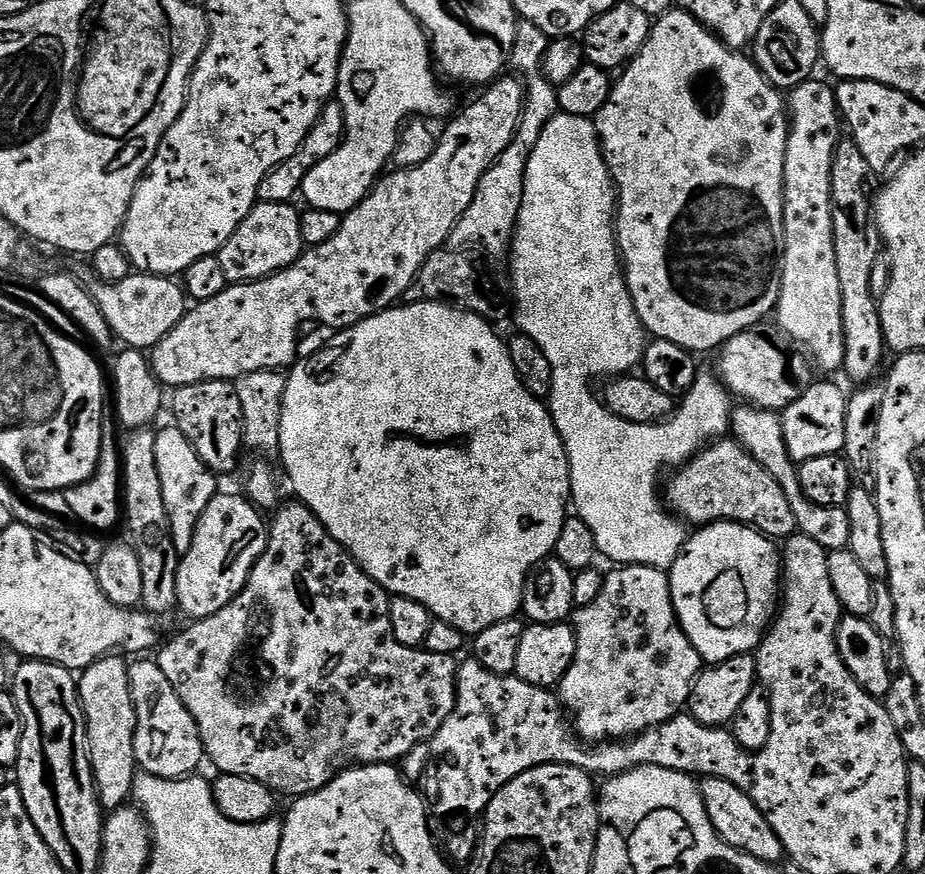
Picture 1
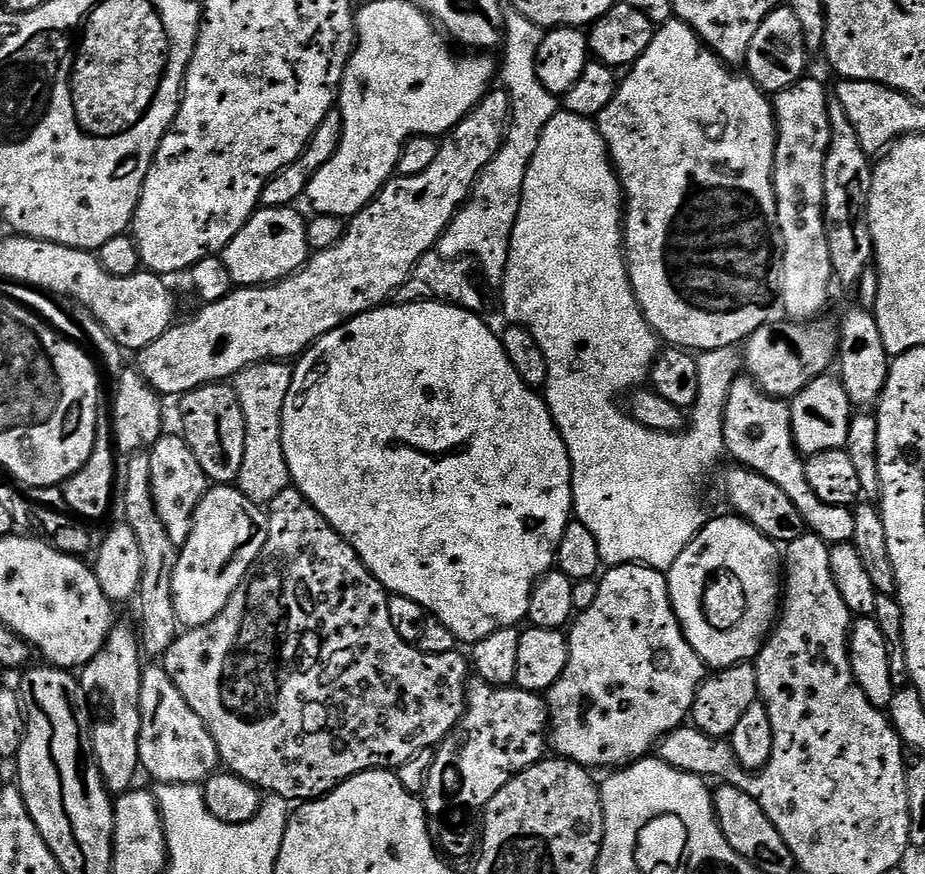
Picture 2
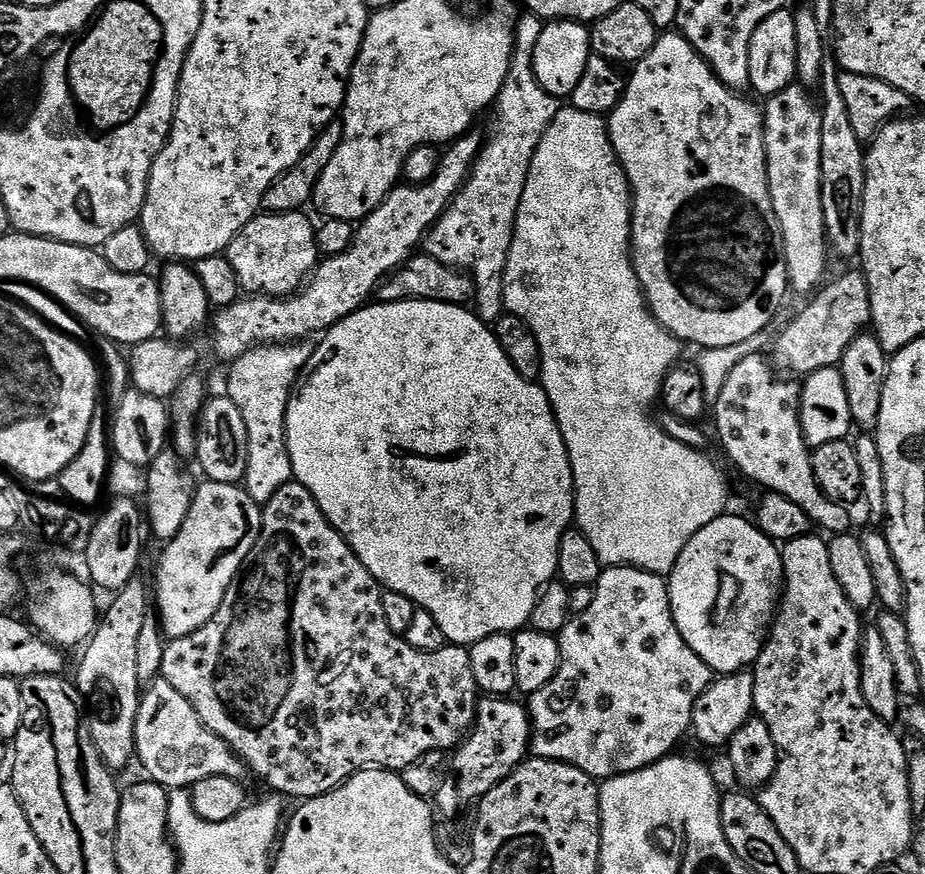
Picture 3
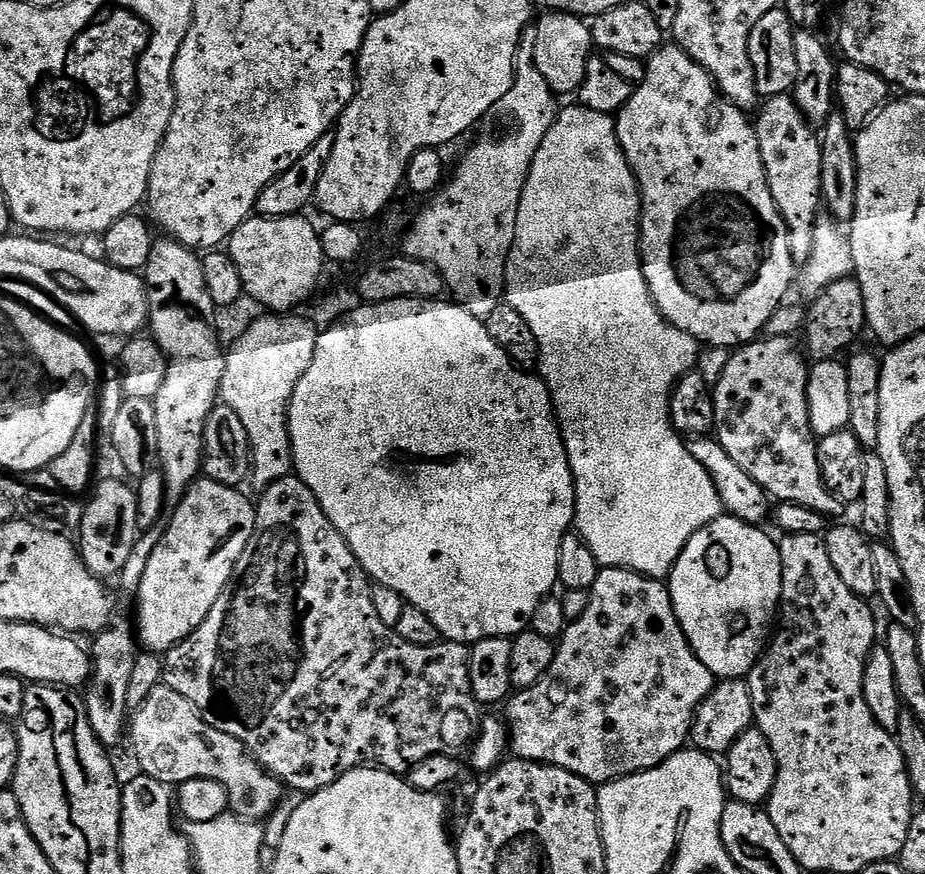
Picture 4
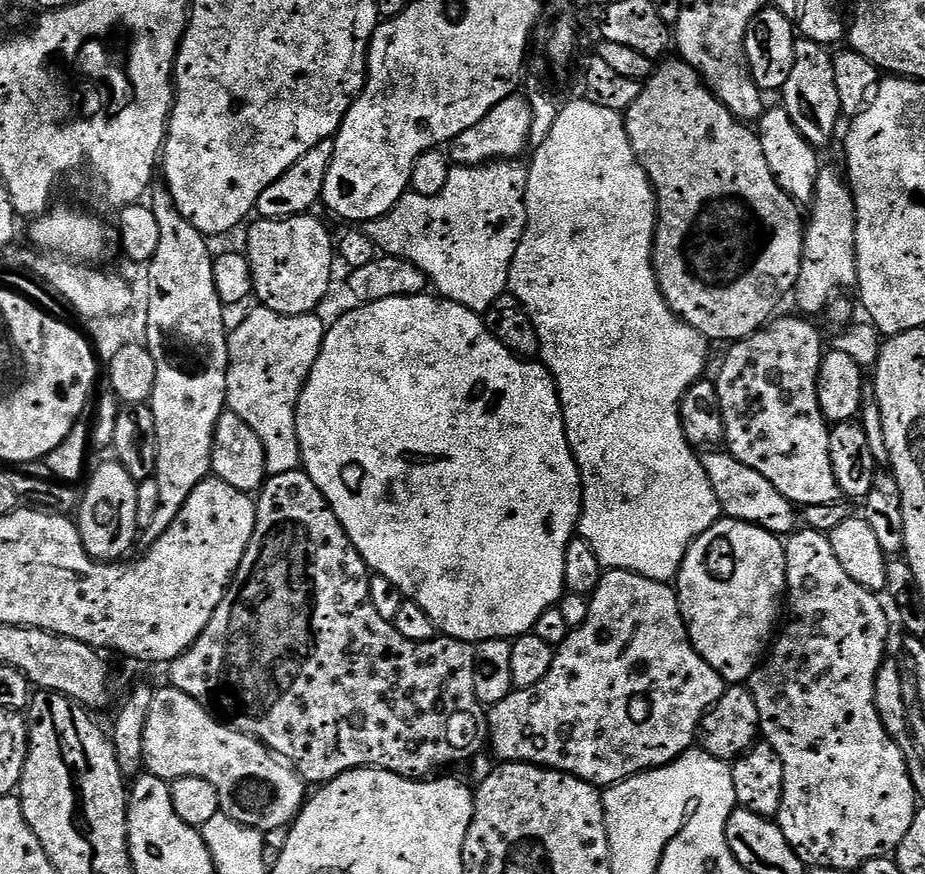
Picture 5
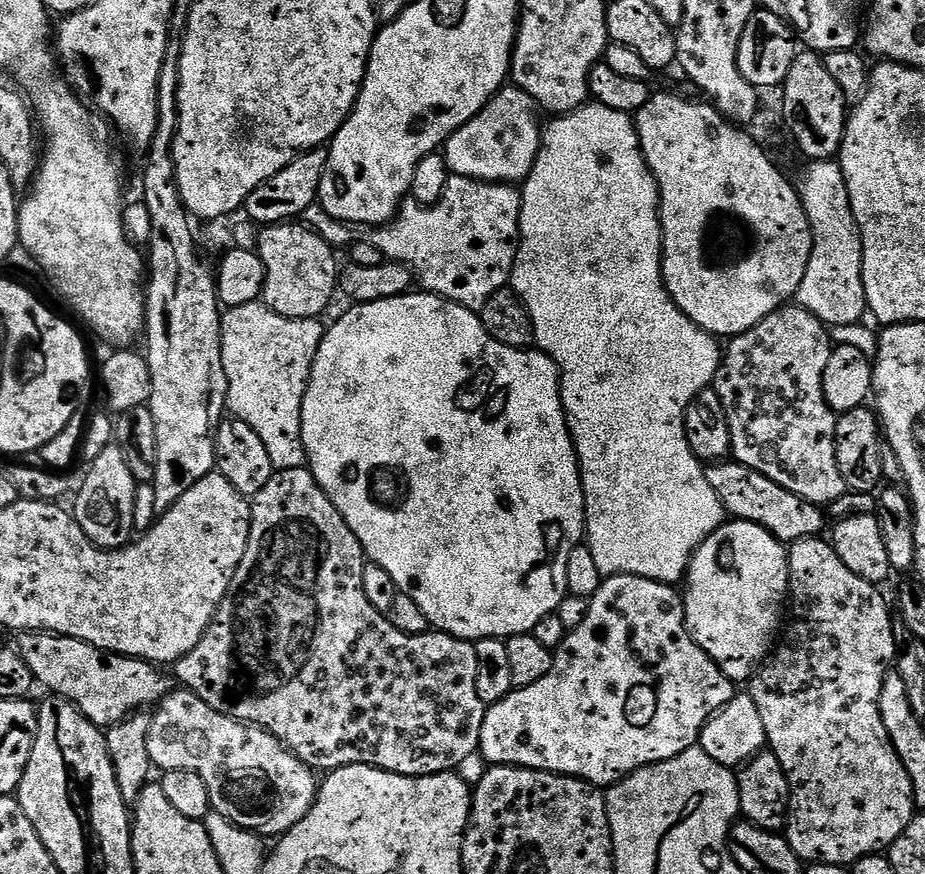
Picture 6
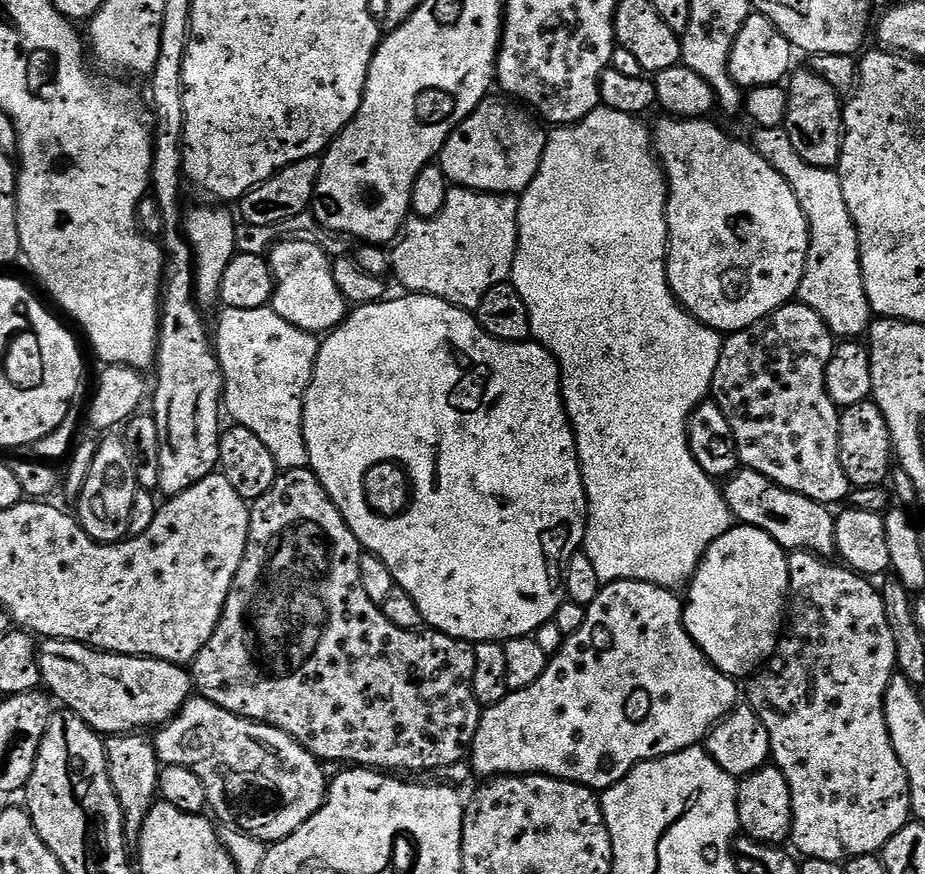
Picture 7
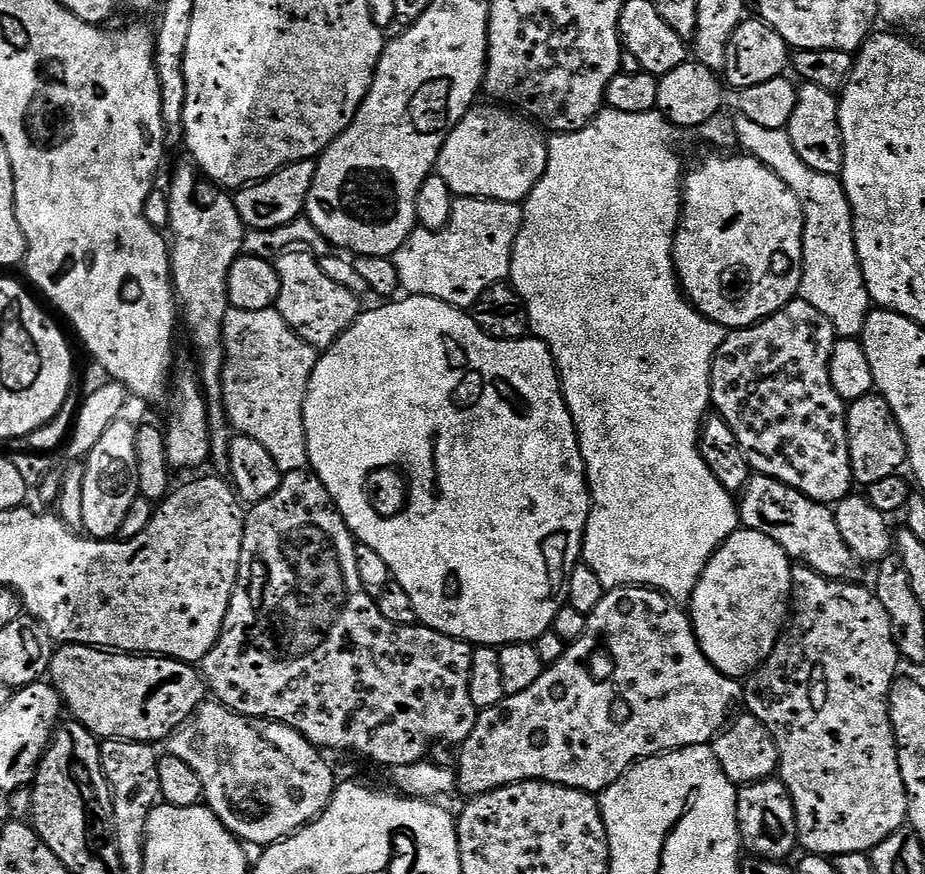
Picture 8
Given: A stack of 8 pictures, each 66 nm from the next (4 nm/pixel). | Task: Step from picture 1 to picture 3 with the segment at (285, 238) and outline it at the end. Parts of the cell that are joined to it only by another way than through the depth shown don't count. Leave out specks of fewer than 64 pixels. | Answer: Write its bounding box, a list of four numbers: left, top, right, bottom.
[226,211,321,298]

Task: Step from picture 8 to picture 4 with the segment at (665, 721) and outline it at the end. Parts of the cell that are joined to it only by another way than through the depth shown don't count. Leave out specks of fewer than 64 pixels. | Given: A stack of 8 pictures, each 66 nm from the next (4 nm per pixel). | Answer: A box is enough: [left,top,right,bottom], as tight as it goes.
[506,568,713,786]

